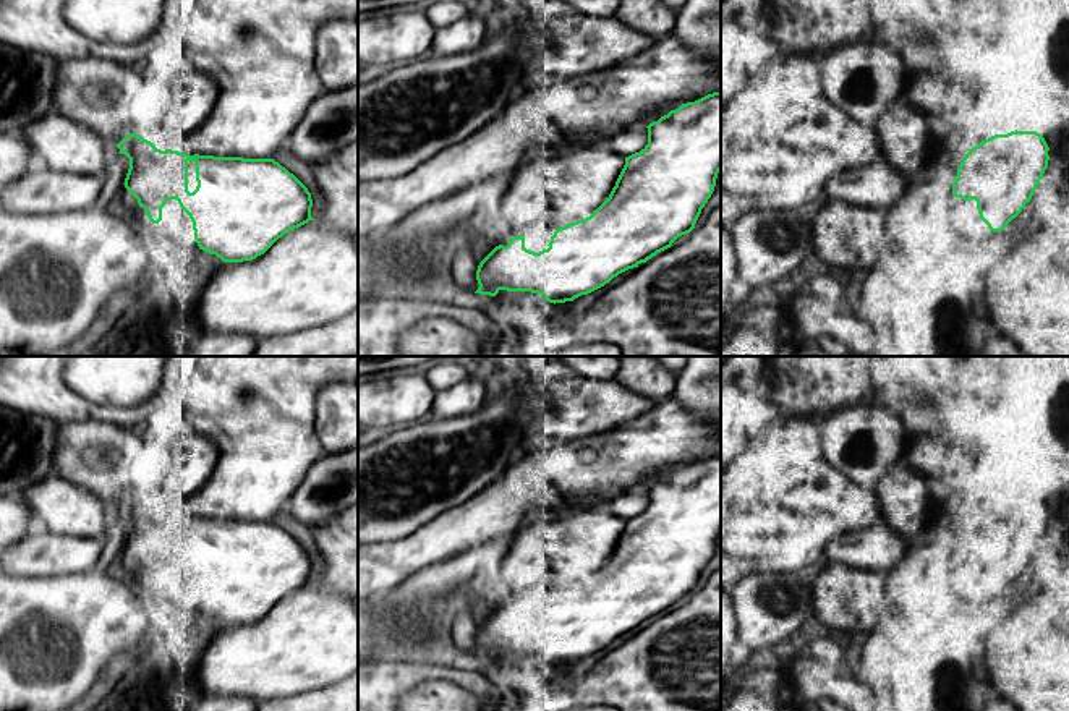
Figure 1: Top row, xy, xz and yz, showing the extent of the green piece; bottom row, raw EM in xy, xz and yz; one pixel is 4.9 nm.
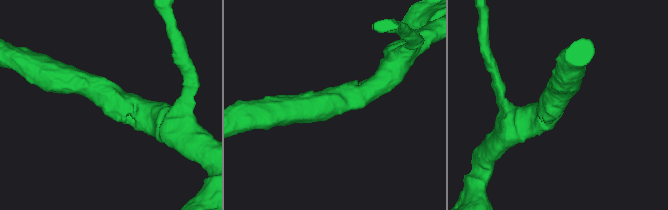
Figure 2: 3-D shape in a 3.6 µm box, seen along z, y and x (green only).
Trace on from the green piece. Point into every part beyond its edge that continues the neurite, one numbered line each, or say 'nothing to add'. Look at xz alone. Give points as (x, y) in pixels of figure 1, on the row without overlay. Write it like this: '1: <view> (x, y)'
nothing to add

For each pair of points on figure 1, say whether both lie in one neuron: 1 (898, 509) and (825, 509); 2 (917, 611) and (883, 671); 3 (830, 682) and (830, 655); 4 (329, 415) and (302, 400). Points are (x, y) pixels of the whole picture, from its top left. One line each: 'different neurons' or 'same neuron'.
1: different neurons
2: same neuron
3: different neurons
4: different neurons

